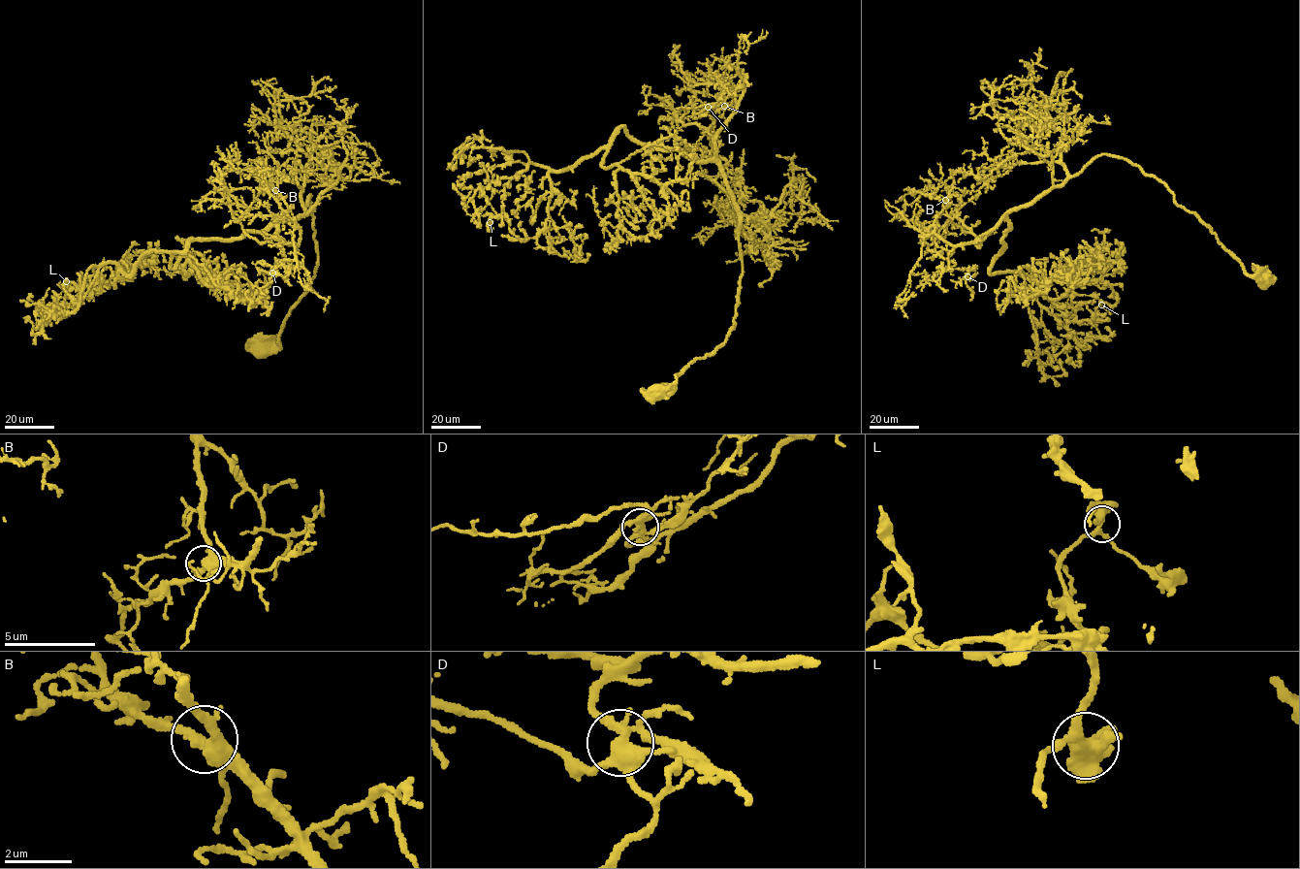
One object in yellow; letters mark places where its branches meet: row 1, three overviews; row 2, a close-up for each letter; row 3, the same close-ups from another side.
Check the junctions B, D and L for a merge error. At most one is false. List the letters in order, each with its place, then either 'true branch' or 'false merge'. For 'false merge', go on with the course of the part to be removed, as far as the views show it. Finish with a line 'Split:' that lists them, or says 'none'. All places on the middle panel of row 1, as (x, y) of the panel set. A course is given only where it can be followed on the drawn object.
B: at (724, 106); true branch
D: at (708, 107); true branch
L: at (490, 222); true branch
Split: none

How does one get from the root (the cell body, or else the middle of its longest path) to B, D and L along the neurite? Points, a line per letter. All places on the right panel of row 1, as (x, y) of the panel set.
B: (1262, 281), (1162, 182), (1116, 157), (1095, 156), (970, 242), (953, 245), (935, 233), (945, 200)
D: (1262, 281), (1162, 182), (1106, 154), (956, 246), (948, 267), (965, 269), (967, 276)
L: (1262, 281), (1162, 182), (1099, 154), (1012, 209), (989, 272), (1029, 274), (1067, 321), (1100, 320), (1101, 305)

